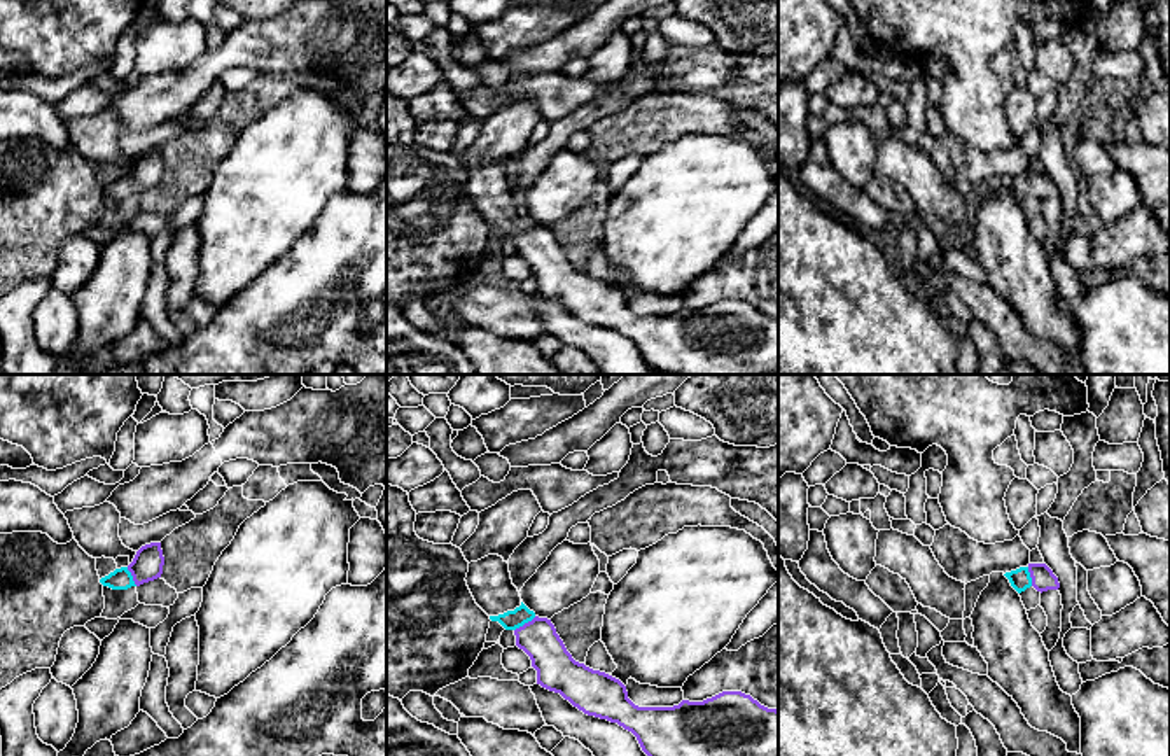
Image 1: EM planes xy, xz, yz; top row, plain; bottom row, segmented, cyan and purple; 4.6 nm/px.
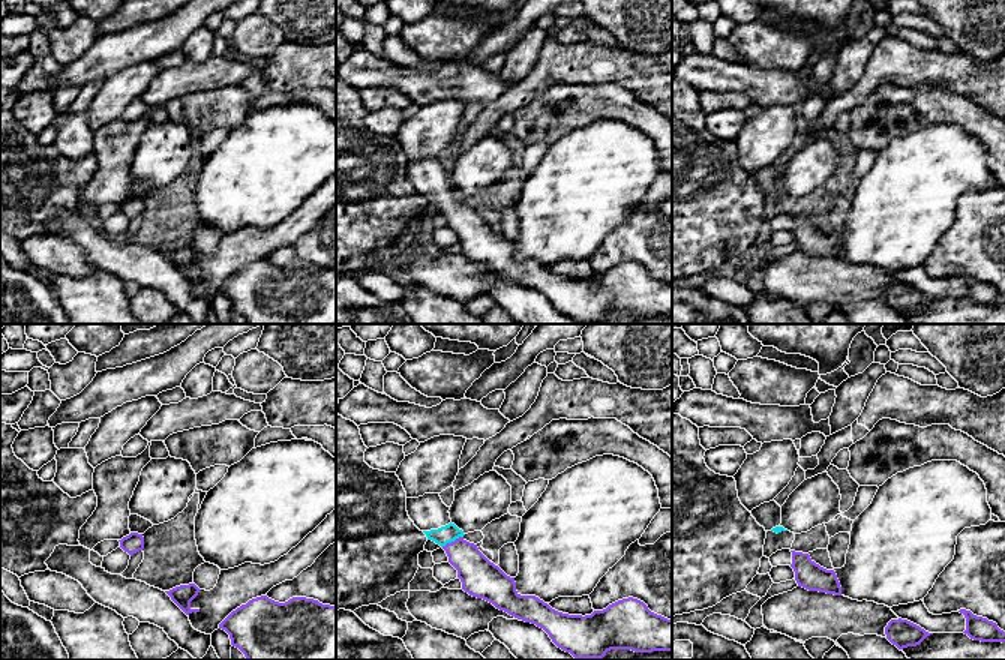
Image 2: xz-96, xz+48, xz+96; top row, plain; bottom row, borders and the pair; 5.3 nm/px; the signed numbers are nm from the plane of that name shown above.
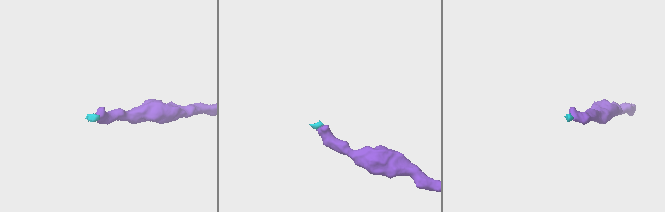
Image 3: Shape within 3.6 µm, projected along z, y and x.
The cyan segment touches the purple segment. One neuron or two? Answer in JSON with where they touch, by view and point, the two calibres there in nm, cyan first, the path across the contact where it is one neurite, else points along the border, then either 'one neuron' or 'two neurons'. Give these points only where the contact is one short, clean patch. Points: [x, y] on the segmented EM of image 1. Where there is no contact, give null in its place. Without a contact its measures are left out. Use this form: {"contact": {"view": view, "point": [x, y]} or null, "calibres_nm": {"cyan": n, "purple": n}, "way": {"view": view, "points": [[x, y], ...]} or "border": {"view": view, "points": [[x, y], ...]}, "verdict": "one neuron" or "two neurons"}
{"contact": {"view": "xz", "point": [525, 622]}, "calibres_nm": {"cyan": 90, "purple": 180}, "way": {"view": "xz", "points": [[511, 620], [525, 622], [555, 665]]}, "verdict": "one neuron"}

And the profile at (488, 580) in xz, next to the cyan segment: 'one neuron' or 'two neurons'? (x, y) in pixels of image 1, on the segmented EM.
one neuron

